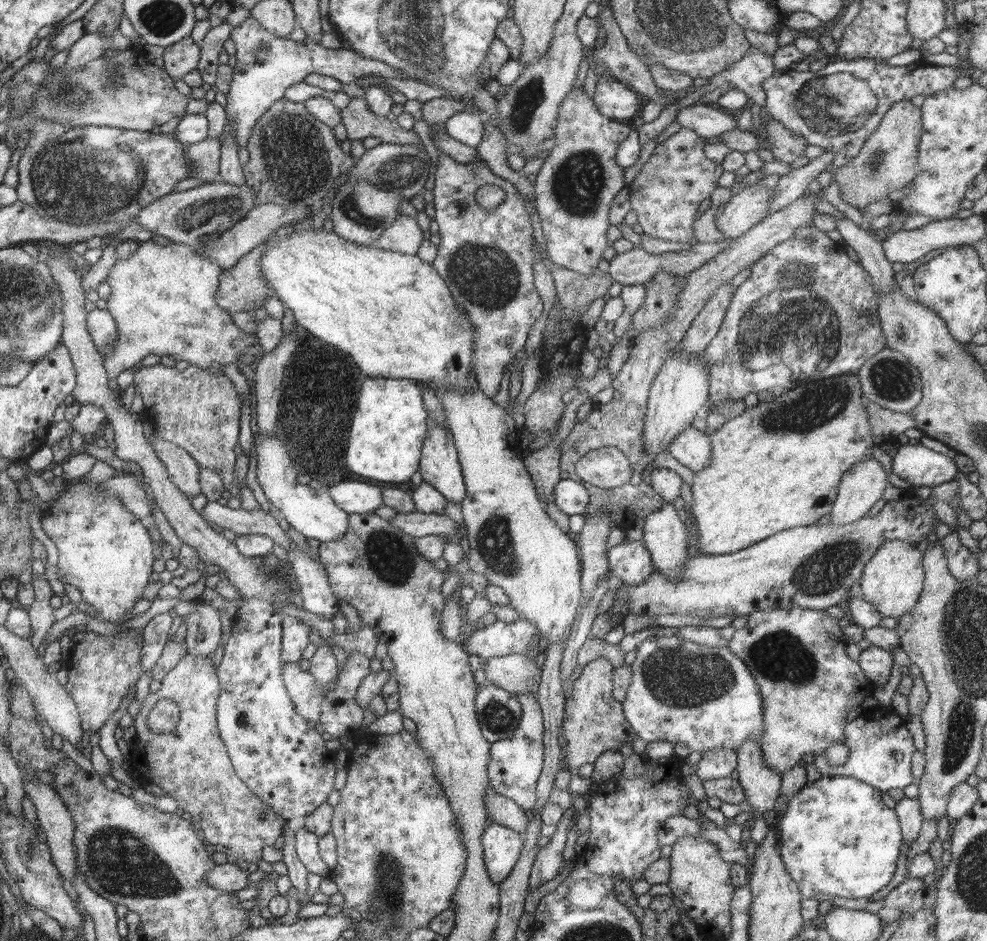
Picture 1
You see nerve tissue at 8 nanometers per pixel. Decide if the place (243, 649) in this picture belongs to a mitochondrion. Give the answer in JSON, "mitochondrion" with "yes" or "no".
{"mitochondrion":"no"}

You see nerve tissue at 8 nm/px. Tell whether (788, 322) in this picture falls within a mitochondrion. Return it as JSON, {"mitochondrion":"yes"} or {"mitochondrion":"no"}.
{"mitochondrion":"yes"}

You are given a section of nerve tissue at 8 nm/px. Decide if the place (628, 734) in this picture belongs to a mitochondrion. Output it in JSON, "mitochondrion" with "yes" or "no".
{"mitochondrion":"no"}

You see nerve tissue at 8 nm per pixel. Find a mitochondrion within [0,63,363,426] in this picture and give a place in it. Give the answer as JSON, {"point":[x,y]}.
{"point":[71,181]}

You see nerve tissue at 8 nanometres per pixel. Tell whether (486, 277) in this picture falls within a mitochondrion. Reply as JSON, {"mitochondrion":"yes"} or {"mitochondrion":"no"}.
{"mitochondrion":"yes"}

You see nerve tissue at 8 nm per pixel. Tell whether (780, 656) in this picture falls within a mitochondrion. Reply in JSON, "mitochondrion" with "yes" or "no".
{"mitochondrion":"yes"}

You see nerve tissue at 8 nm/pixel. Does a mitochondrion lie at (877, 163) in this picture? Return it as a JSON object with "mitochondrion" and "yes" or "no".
{"mitochondrion":"yes"}

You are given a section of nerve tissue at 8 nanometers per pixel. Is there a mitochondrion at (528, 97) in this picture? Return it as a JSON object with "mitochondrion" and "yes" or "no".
{"mitochondrion":"yes"}

